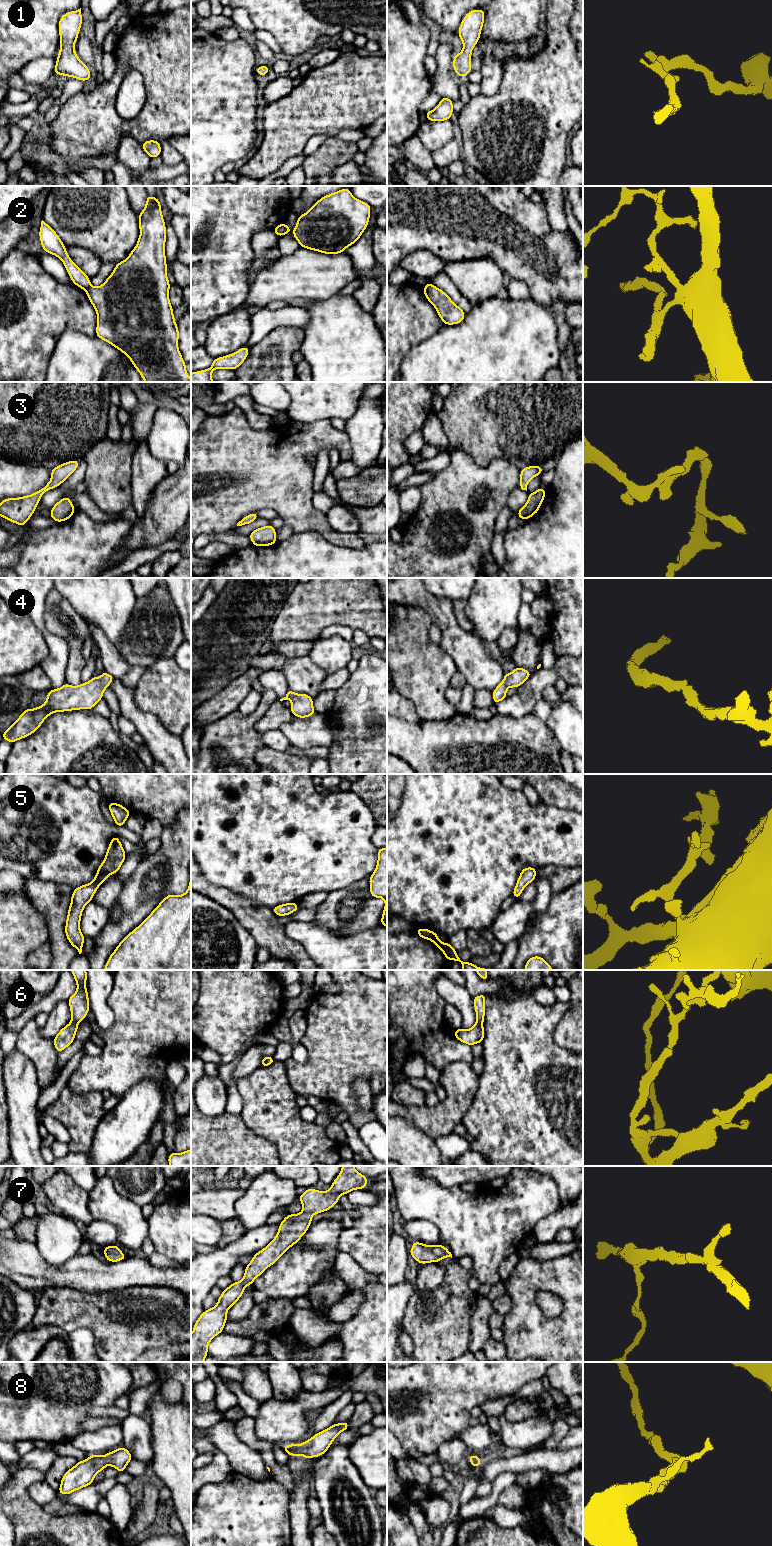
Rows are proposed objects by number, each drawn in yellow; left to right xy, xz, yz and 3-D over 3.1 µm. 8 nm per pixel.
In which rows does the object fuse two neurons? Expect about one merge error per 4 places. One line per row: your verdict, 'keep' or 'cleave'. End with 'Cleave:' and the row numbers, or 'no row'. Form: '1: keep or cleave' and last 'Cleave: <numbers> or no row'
1: keep
2: cleave
3: keep
4: keep
5: keep
6: keep
7: keep
8: keep
Cleave: 2

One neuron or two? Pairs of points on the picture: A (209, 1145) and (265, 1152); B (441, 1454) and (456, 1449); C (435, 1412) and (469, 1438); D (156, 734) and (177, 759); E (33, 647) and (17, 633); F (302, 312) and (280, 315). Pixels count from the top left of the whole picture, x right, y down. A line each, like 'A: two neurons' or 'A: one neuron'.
A: one neuron
B: one neuron
C: two neurons
D: one neuron
E: one neuron
F: one neuron

